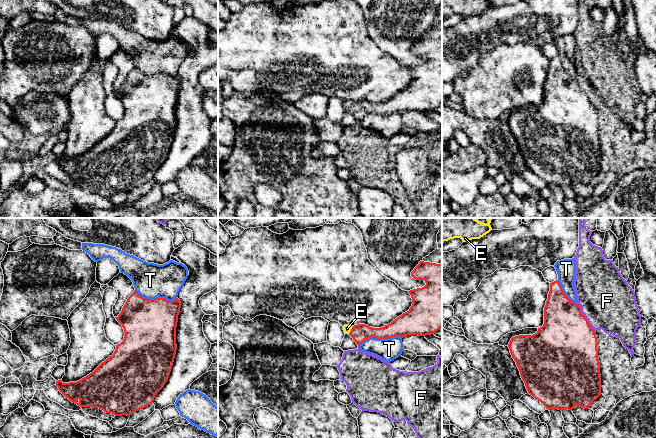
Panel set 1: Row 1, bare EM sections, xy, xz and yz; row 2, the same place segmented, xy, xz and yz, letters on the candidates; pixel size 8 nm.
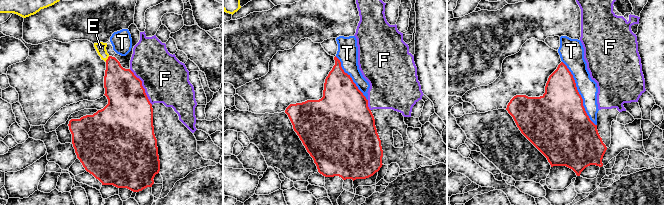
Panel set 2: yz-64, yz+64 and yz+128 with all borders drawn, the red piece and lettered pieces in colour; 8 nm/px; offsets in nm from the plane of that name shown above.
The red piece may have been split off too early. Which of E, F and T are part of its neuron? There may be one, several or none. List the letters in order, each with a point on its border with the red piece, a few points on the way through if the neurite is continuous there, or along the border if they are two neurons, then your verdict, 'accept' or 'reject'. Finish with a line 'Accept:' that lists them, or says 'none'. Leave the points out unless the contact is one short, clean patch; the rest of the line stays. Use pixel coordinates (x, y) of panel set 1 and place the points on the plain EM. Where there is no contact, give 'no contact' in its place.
E: xz (351, 106) | across xz (361, 108), (351, 106), (347, 104) | accept
F: yz (585, 94) | reject
T: xz (379, 114) | reject
Accept: E

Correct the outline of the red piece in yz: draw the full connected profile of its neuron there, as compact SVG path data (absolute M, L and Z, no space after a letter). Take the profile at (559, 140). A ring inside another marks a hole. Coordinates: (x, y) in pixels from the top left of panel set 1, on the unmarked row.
M558 56L550 59L548 75L544 83L544 100L533 111L512 113L508 123L520 147L530 171L540 177L546 185L572 186L575 182L589 185L591 179L601 171L600 138L598 135L596 108L581 88L579 80L572 78L563 68Z

